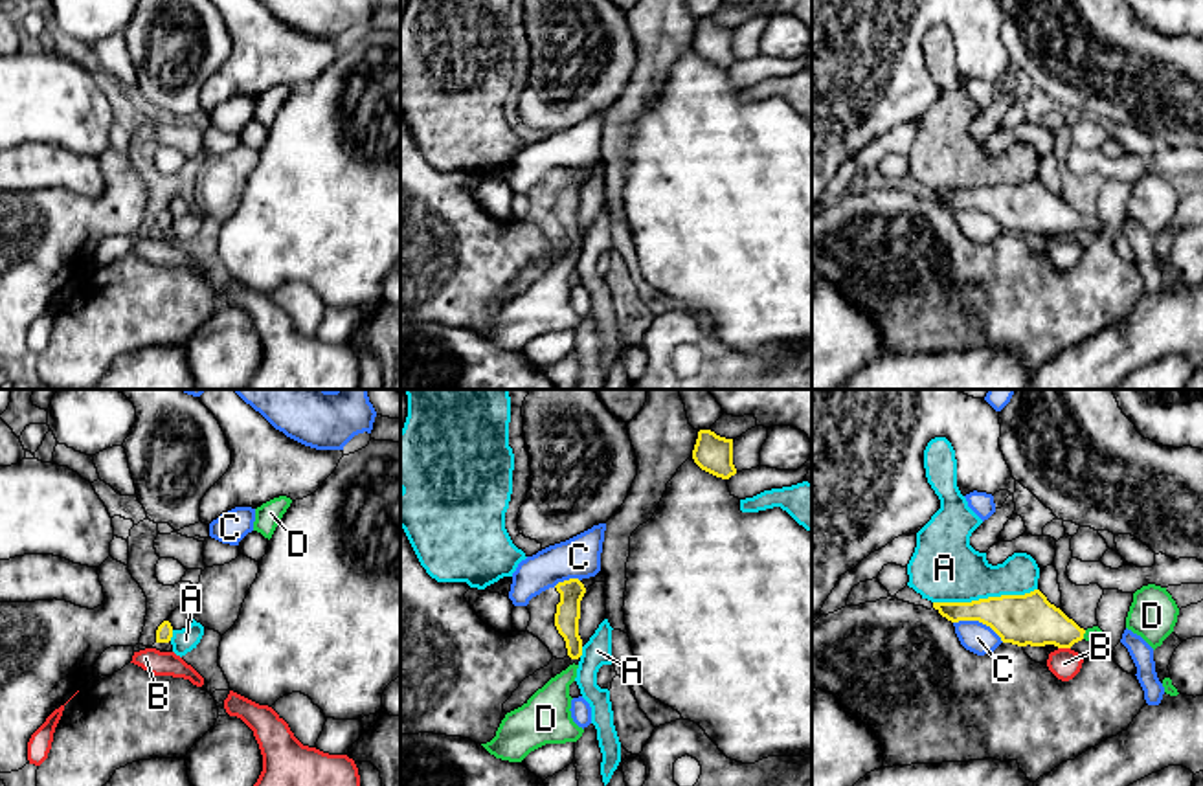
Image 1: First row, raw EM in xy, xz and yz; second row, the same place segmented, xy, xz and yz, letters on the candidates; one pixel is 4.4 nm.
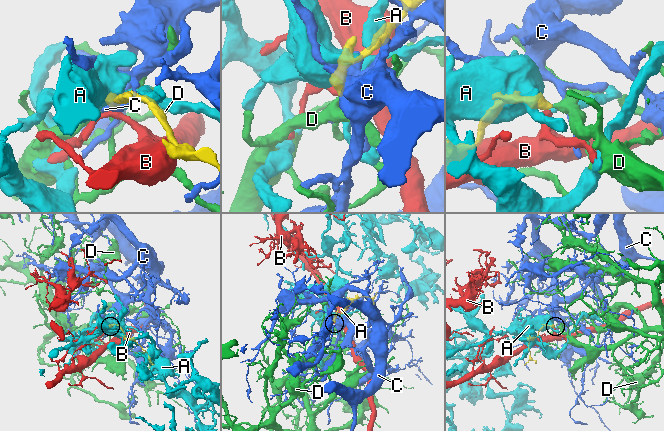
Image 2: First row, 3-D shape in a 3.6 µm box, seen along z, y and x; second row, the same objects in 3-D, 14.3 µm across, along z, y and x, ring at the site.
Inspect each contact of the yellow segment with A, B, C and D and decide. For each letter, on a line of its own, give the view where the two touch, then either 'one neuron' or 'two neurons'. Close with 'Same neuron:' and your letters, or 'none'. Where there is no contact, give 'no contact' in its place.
A: contact in yz; two neurons
B: contact in yz; two neurons
C: contact in yz; two neurons
D: contact in yz; one neuron
Same neuron: D

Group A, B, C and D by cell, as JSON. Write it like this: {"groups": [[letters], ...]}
{"groups": [["A"], ["B"], ["C"], ["D"]]}

